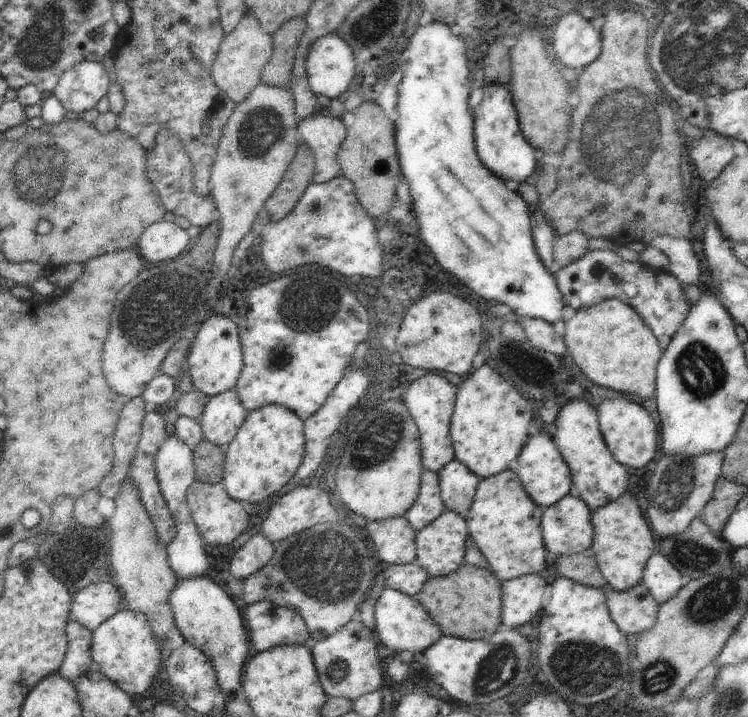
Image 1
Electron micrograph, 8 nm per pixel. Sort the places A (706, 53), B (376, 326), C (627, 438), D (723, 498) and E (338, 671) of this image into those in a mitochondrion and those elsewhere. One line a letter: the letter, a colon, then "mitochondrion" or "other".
A: mitochondrion
B: other
C: other
D: other
E: mitochondrion

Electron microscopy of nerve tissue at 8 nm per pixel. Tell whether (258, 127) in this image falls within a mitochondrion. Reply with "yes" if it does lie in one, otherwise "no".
yes

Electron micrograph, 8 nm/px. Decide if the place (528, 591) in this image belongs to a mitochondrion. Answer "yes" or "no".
no

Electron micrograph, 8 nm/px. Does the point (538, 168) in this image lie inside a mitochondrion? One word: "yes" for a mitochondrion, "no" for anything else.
no

